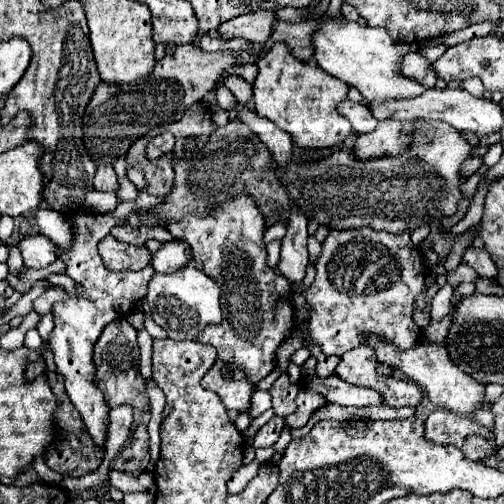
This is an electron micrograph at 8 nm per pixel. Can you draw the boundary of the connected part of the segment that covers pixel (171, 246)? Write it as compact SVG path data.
M170 240L164 242L154 254L152 254L152 266L160 274L170 274L184 264L190 262L190 248L182 240Z

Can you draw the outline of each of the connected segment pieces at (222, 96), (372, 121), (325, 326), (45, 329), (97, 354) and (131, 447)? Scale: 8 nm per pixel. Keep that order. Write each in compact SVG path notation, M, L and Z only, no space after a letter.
M220 84L220 86L214 90L214 98L216 98L216 106L218 106L218 108L224 108L224 110L228 110L230 104L234 102L232 92L230 92L224 84Z
M344 100L338 104L338 112L350 120L354 132L358 134L366 134L372 132L378 126L378 120L372 116L370 108L364 104L354 104L350 100Z
M362 226L362 228L356 228L356 230L330 230L330 234L328 234L328 236L324 238L324 242L322 242L322 252L320 252L320 256L318 256L318 260L316 260L316 278L314 278L314 282L312 282L312 286L310 286L310 290L308 290L308 294L306 294L306 298L308 298L310 306L312 306L312 314L310 314L310 340L316 342L316 344L322 348L322 352L324 352L326 356L332 356L332 354L342 356L344 352L356 348L358 344L362 344L362 338L360 338L360 336L362 336L364 332L380 334L380 336L384 336L386 340L394 342L400 350L412 348L412 344L418 342L420 332L422 332L422 330L414 324L412 312L414 312L414 302L416 302L416 298L426 290L424 278L426 278L426 266L422 264L420 250L414 248L414 244L412 244L412 240L410 240L410 232L390 234L390 232L376 232L376 230L368 228L368 226Z
M51 312L45 314L37 325L37 330L44 341L48 340L50 332L54 328L54 317Z
M122 318L114 320L112 324L108 324L108 328L104 328L100 340L96 342L92 360L96 364L96 376L94 376L96 386L104 392L106 404L110 404L110 408L128 404L142 412L150 410L144 378L140 374L140 348L136 342L136 330L126 320Z
M138 426L136 432L132 434L132 440L126 442L126 446L122 448L120 456L114 462L114 470L120 472L130 472L134 476L138 476L140 472L146 470L148 462L150 462L150 450L148 450L148 432L146 426Z

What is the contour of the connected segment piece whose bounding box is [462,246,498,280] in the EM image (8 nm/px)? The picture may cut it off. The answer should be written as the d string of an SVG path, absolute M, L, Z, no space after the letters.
M470 246L470 248L464 250L462 264L472 266L482 278L490 278L490 280L496 278L496 272L498 272L496 270L496 264L488 256L488 252L486 250L480 250L480 248L474 248L474 246Z

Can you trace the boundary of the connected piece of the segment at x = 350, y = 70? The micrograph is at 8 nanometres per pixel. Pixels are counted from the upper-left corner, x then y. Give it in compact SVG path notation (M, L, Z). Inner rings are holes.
M344 16L324 20L316 32L312 34L314 62L330 75L354 86L368 100L384 100L384 98L414 98L424 92L424 88L410 78L398 76L400 60L404 54L414 50L408 44L394 42L384 28L362 26L358 22L350 22Z

